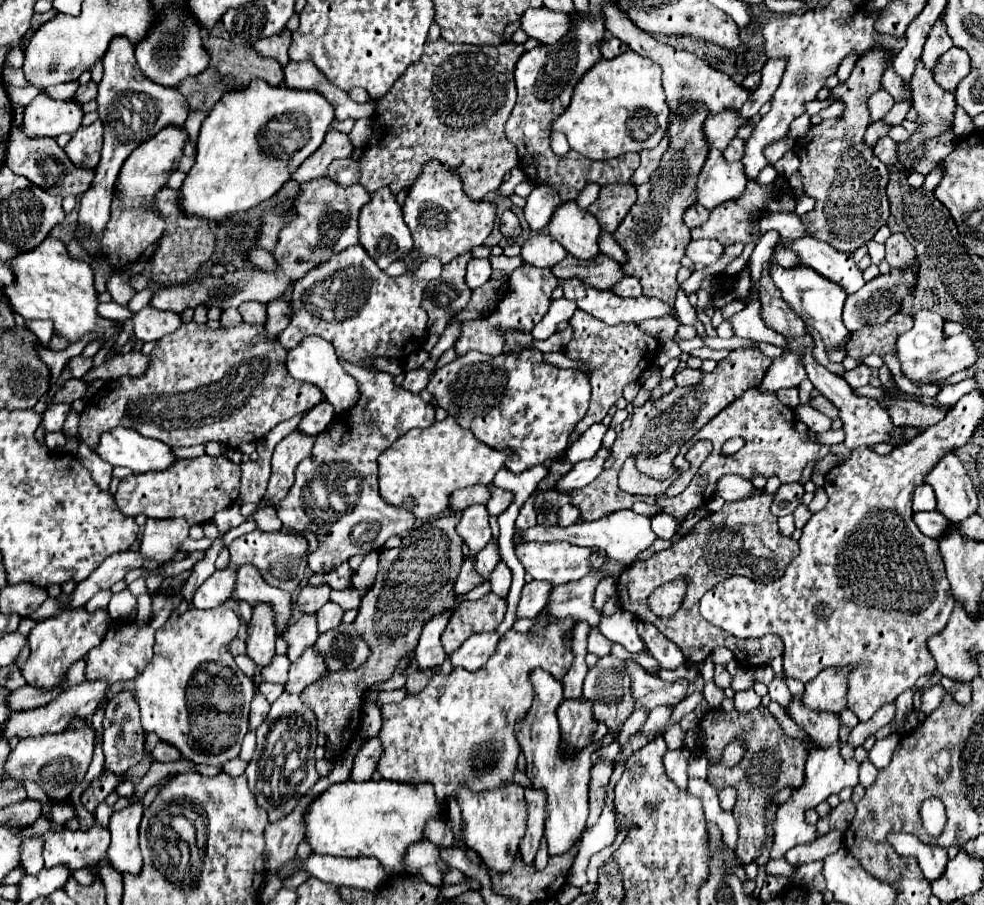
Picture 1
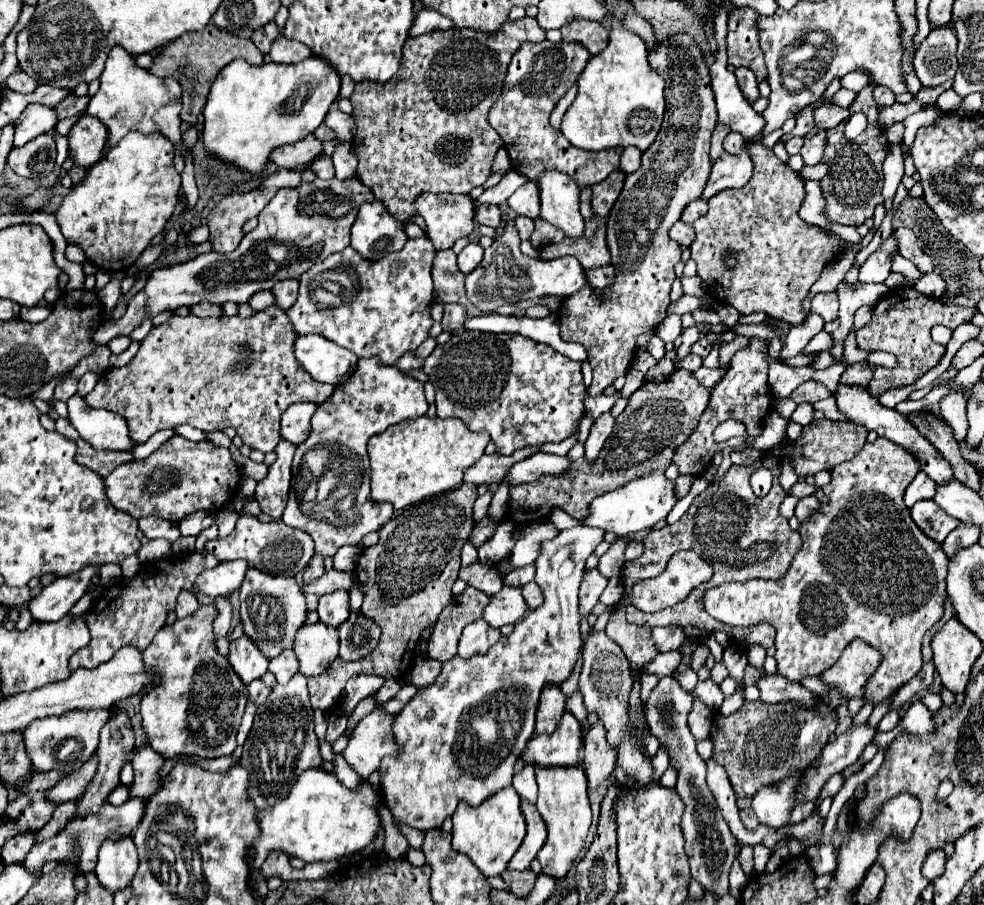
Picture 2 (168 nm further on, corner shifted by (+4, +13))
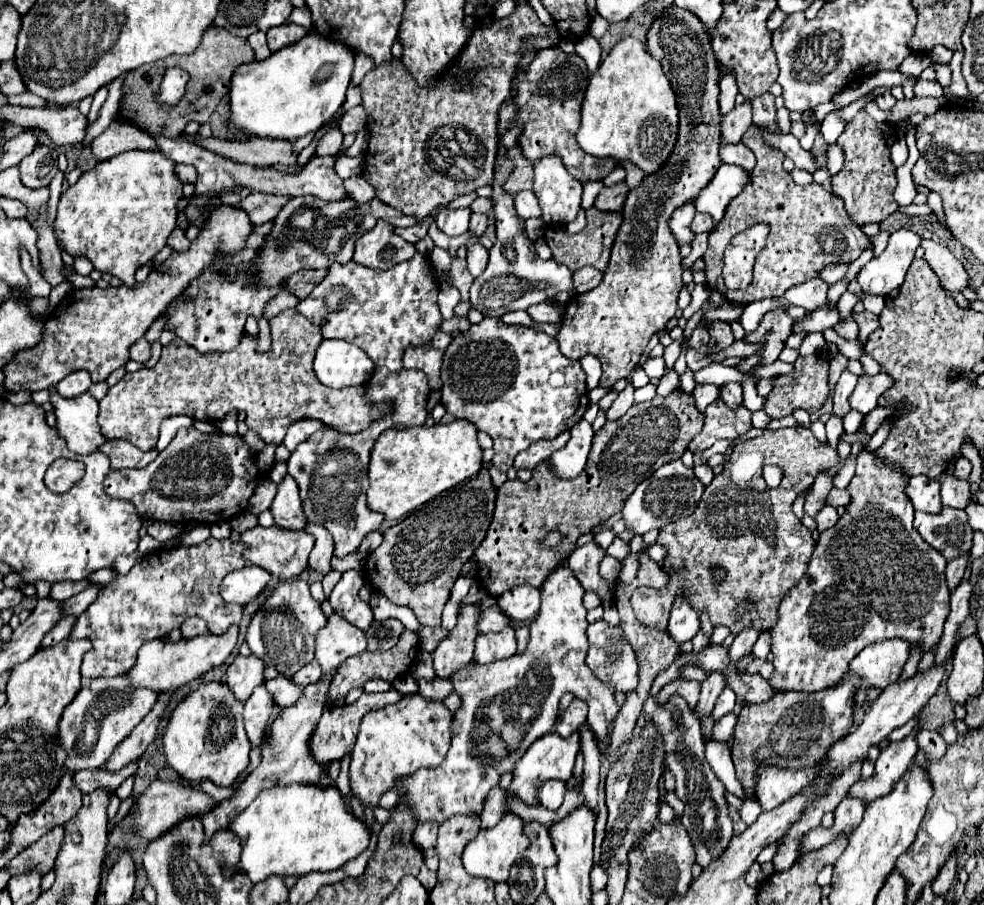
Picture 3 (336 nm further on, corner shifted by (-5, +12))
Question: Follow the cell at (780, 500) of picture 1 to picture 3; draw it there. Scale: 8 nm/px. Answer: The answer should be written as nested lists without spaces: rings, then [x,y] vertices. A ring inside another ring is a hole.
[[[832,489],[826,497],[826,505],[830,507],[846,507],[850,503],[850,493],[846,489]]]

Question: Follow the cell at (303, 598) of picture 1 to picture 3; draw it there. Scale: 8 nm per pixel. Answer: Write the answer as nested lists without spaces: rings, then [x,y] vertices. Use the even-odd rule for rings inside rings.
[[[308,523],[304,527],[304,531],[316,537],[316,545],[310,553],[310,569],[314,569],[318,573],[330,573],[332,571],[330,559],[332,559],[332,551],[334,551],[334,541],[332,541],[330,533],[326,531],[324,525],[314,525],[314,523]]]

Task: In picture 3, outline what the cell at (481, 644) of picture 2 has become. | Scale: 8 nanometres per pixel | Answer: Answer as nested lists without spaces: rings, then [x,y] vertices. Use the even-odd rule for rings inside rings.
[[[514,627],[504,629],[502,633],[480,633],[476,637],[474,661],[476,663],[492,663],[496,659],[506,659],[516,651]]]

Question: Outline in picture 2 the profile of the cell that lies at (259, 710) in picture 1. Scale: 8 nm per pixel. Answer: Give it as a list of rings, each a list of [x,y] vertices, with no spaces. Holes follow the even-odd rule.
[[[255,680],[249,684],[249,700],[253,700],[255,704],[263,704],[271,692],[271,688],[267,684],[263,684],[261,680]]]

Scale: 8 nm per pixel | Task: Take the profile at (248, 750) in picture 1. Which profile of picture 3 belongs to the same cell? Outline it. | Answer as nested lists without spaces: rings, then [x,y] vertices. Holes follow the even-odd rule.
[[[264,685],[256,687],[250,699],[244,703],[244,725],[252,747],[262,745],[262,737],[266,733],[266,725],[270,721],[272,709],[274,709],[274,699],[270,697]]]

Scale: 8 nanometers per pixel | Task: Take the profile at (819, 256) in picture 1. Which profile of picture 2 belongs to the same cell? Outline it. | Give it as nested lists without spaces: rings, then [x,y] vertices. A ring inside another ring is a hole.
[[[857,282],[855,286],[839,284],[837,294],[839,294],[839,328],[831,332],[833,346],[829,348],[831,356],[835,362],[843,362],[843,342],[847,334],[853,328],[853,316],[859,306],[875,306],[877,300],[881,300],[889,288],[885,284],[861,284]]]

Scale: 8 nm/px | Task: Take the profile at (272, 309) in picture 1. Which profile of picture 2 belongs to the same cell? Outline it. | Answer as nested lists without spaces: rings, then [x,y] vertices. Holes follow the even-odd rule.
[[[281,280],[273,286],[273,294],[277,298],[277,306],[281,306],[283,310],[289,310],[289,306],[297,300],[297,288],[299,288],[299,280]]]

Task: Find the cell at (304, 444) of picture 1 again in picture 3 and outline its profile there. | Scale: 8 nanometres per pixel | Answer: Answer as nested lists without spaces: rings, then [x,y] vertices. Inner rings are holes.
[[[286,475],[278,483],[278,493],[270,505],[270,511],[278,527],[284,527],[284,529],[306,527],[306,517],[302,513],[302,501],[298,497],[298,485],[290,475]]]

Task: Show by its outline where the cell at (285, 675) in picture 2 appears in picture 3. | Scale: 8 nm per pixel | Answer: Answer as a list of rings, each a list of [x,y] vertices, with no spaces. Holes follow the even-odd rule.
[[[314,659],[312,663],[308,663],[308,665],[304,665],[298,673],[294,673],[292,675],[292,681],[294,681],[294,685],[298,685],[298,687],[304,687],[304,685],[308,685],[308,683],[314,683],[314,681],[318,681],[322,677],[322,671],[320,671],[320,665],[318,665],[318,661]]]

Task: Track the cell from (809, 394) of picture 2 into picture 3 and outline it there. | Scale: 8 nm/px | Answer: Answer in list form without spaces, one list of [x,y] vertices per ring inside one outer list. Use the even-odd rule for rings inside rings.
[[[822,355],[799,356],[794,363],[794,373],[780,375],[774,383],[772,393],[766,397],[764,411],[772,419],[782,419],[794,409],[806,409],[810,415],[820,411],[828,397],[828,361]]]

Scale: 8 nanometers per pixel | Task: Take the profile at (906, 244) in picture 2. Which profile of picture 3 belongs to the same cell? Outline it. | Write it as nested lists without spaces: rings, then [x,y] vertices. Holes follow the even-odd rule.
[[[922,239],[920,247],[924,249],[924,259],[938,275],[940,285],[948,291],[962,291],[968,285],[968,275],[962,263],[942,245],[930,239]]]

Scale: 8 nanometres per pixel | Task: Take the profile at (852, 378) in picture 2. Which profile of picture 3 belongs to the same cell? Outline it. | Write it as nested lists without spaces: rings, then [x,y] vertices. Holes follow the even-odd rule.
[[[878,373],[878,375],[872,375],[872,377],[866,377],[866,375],[860,377],[856,389],[850,395],[852,409],[858,409],[864,415],[870,413],[876,407],[878,397],[886,389],[890,389],[890,385],[892,385],[892,377],[886,375],[886,373]]]

